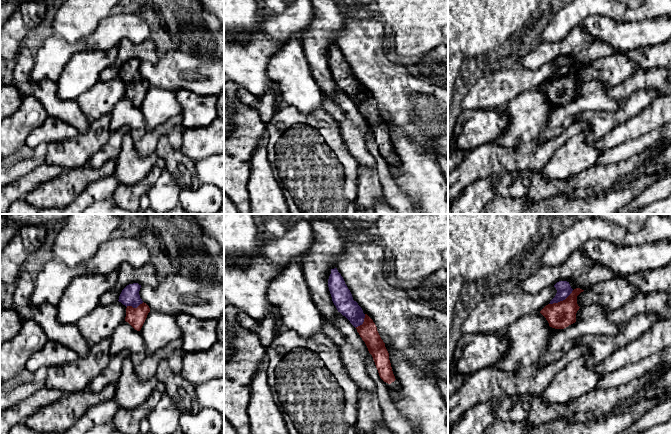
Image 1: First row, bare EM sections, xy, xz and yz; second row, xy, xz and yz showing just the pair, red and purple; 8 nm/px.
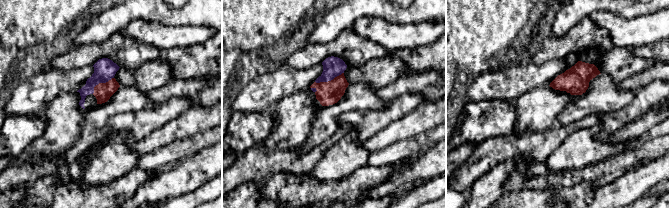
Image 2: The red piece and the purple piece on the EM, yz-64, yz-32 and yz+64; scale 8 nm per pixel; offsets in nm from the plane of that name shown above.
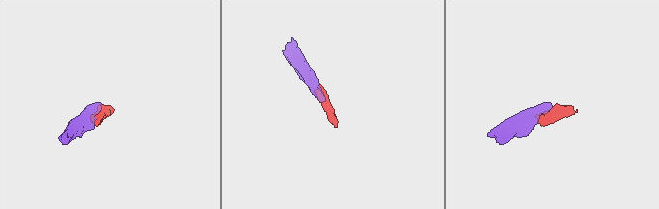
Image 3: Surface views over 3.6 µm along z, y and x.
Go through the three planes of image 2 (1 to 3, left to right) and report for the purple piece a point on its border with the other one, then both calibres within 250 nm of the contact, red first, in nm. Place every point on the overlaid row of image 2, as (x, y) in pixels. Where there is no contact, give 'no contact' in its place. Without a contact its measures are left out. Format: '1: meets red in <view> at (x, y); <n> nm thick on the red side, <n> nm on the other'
1: meets red in yz-64 at (100, 83); 140 nm thick on the red side, 180 nm on the other
2: meets red in yz-32 at (329, 81); 190 nm thick on the red side, 160 nm on the other
3: no contact

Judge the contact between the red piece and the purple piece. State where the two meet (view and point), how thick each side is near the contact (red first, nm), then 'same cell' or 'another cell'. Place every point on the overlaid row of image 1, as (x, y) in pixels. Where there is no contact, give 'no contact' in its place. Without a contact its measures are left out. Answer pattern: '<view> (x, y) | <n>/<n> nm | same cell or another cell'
yz (561, 301) | 220/120 nm | same cell

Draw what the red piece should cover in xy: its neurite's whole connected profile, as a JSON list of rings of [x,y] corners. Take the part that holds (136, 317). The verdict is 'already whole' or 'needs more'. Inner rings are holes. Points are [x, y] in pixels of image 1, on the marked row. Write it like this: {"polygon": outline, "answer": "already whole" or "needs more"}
{"polygon": [[[138,283],[127,285],[122,290],[118,300],[127,307],[125,321],[137,331],[141,330],[150,312],[149,306],[140,298],[140,288],[141,285]]], "answer": "needs more"}

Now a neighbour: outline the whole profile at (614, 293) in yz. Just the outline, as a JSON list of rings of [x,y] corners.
[[[613,275],[607,281],[593,285],[589,290],[577,296],[579,307],[601,305],[608,312],[624,306],[627,302],[640,294],[638,288],[630,284],[625,276]]]

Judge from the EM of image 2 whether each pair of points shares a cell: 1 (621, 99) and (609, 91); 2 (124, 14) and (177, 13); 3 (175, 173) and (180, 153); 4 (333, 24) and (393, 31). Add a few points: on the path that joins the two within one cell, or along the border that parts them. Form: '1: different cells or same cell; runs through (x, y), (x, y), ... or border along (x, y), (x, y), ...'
1: same cell; runs through (618, 99), (612, 94)
2: same cell; runs through (137, 12), (164, 13)
3: different cells; border along (200, 151), (162, 169)
4: different cells; border along (374, 17), (360, 17), (351, 26)

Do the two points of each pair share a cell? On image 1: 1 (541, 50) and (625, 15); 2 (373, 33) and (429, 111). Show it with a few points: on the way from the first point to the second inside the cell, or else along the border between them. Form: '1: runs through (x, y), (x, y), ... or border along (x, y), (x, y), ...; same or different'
1: border along (581, 23), (561, 39); different
2: runs through (373, 53), (373, 58), (409, 94); same

